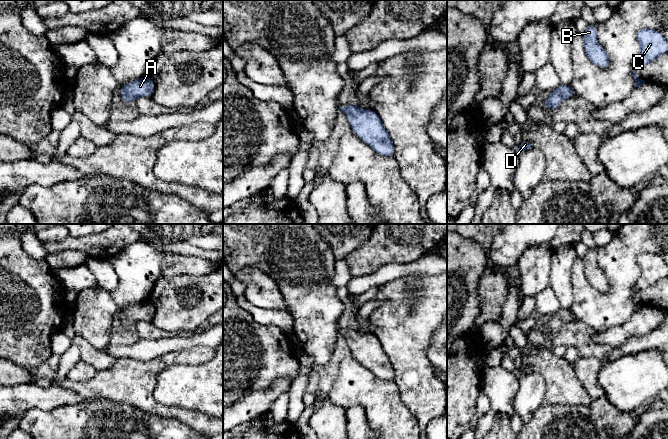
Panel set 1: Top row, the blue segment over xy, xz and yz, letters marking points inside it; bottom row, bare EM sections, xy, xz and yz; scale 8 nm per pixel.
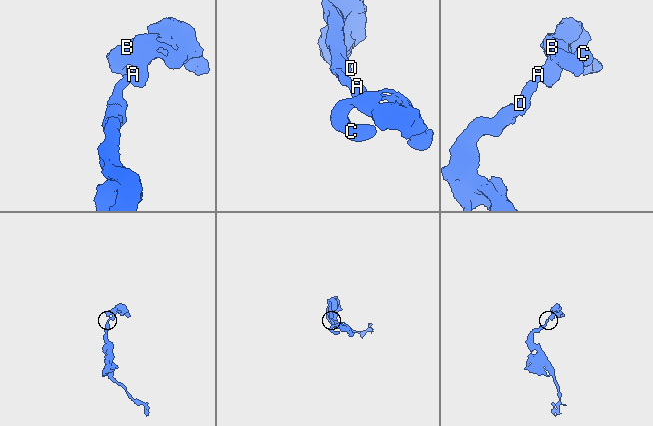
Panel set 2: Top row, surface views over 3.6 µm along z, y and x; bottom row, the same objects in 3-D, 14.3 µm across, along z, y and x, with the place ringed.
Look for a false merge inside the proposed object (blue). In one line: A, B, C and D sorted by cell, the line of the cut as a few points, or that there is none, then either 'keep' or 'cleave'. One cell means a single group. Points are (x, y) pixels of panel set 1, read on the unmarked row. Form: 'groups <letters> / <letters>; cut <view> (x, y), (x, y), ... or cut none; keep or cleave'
groups A B C D; cut none; keep

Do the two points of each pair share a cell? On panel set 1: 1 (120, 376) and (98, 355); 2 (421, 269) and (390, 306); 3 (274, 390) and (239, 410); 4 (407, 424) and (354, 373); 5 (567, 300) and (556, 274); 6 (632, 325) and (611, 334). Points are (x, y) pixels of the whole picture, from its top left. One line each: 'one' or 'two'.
1: two
2: two
3: one
4: one
5: one
6: one

